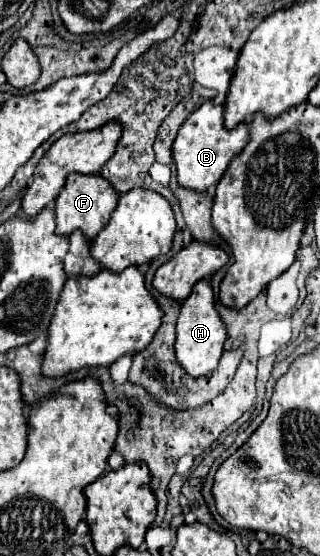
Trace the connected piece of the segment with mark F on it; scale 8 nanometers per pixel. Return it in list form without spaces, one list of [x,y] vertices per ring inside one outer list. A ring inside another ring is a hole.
[[[78,172],[68,174],[66,184],[58,194],[56,206],[54,206],[56,232],[62,236],[70,236],[74,230],[82,230],[84,236],[92,240],[110,220],[110,214],[114,212],[116,202],[118,202],[118,192],[100,174],[84,174],[84,176]]]

